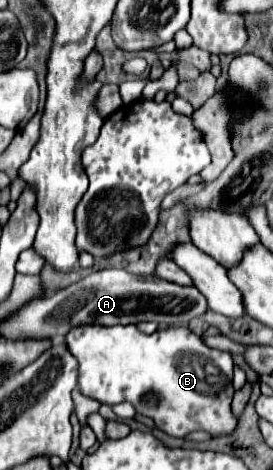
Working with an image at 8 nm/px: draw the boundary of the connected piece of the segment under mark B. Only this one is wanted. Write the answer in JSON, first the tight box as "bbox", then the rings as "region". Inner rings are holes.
{"bbox":[66,325,238,437],"region":[[[136,325],[78,327],[70,331],[70,335],[66,335],[66,345],[70,347],[70,351],[74,351],[80,363],[78,387],[82,395],[106,405],[118,405],[128,401],[134,405],[136,413],[150,417],[156,427],[170,437],[184,437],[192,431],[206,431],[218,437],[228,435],[238,425],[230,411],[230,403],[234,397],[232,355],[206,347],[202,339],[186,327],[166,327],[158,329],[152,335],[142,333]]]}

